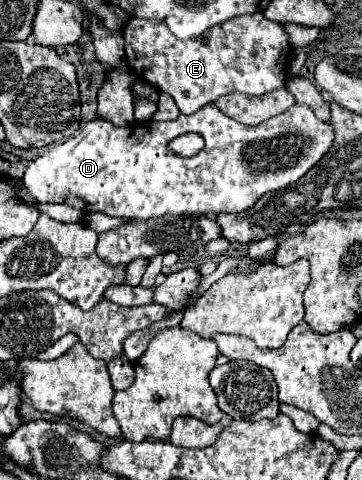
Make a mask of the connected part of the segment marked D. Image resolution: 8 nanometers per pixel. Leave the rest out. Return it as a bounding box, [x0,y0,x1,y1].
[24,103,334,219]

